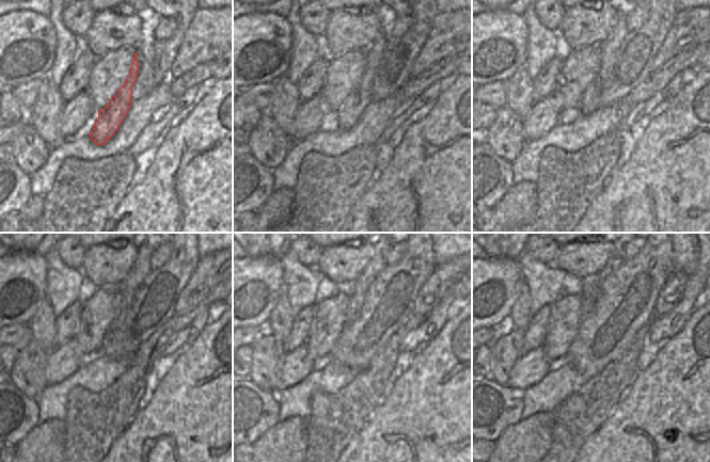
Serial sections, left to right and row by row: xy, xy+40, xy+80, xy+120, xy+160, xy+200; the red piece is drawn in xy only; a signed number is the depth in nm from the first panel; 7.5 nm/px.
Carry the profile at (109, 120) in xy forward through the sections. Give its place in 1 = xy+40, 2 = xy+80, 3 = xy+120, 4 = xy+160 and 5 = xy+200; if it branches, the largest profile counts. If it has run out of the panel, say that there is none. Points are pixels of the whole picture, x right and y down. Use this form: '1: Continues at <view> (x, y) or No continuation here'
1: Continues at xy+40 (348, 113)
2: Continues at xy+80 (590, 101)
3: Continues at xy+120 (140, 268)
4: Continues at xy+160 (357, 292)
5: Continues at xy+200 (592, 283).

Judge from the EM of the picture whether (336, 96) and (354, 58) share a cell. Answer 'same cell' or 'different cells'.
same cell

